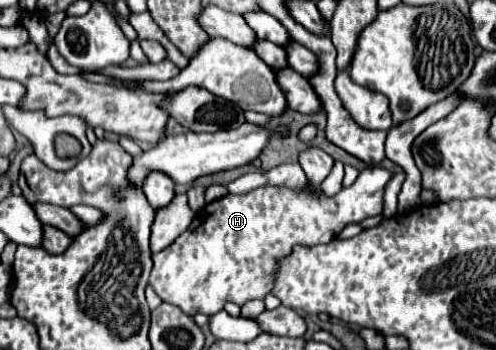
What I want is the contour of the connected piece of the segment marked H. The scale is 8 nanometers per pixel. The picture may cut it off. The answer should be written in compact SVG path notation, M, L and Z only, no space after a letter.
M367 166L365 170L361 170L357 180L349 188L341 188L341 192L331 198L319 192L309 194L309 192L289 190L283 186L281 188L261 186L243 196L227 194L225 198L215 200L213 204L201 208L195 214L191 226L171 246L153 254L153 270L149 276L149 284L163 302L181 308L187 316L193 316L197 312L211 316L215 312L221 312L225 302L235 302L241 306L247 300L265 298L271 292L271 276L275 272L275 262L281 256L287 256L293 244L305 244L305 246L327 244L347 224L361 222L363 218L381 214L383 192L391 178L393 174L383 166Z

